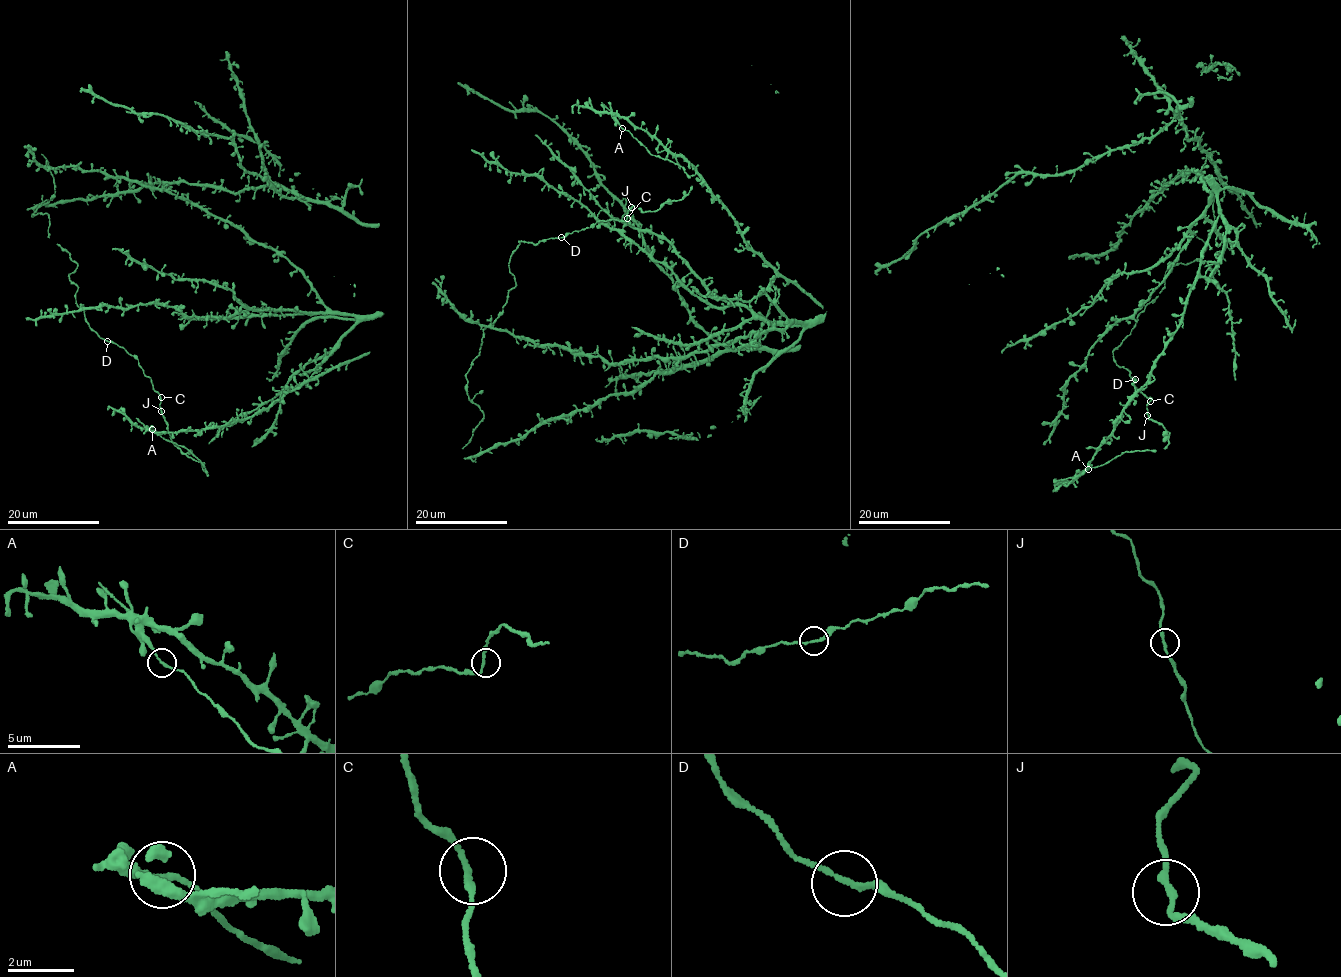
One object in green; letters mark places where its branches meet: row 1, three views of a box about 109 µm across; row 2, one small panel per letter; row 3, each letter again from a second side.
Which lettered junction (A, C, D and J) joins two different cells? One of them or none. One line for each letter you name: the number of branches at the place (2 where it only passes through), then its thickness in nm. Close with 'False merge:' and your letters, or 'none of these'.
False merge: none of these

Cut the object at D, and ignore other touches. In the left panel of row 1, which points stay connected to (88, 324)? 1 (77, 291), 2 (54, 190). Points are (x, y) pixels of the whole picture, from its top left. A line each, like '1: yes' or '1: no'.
1: yes
2: yes

